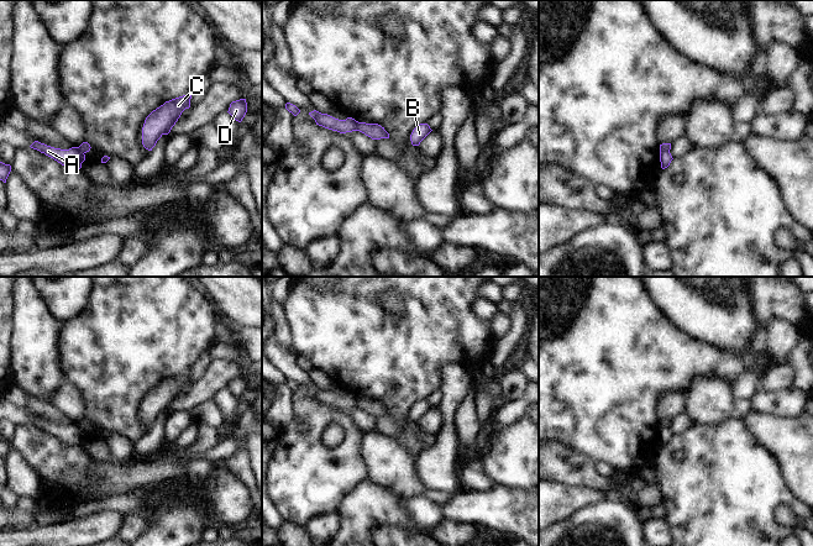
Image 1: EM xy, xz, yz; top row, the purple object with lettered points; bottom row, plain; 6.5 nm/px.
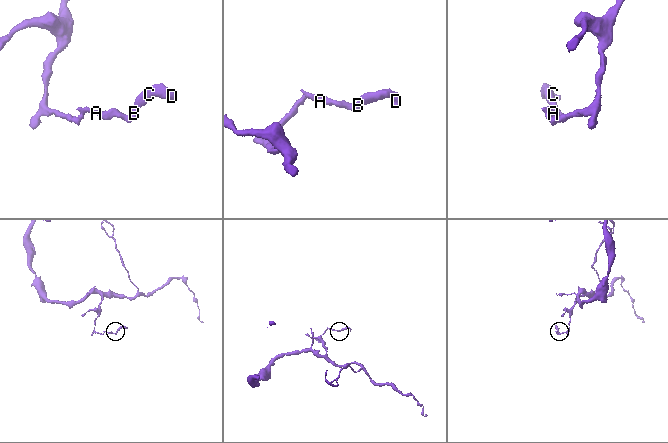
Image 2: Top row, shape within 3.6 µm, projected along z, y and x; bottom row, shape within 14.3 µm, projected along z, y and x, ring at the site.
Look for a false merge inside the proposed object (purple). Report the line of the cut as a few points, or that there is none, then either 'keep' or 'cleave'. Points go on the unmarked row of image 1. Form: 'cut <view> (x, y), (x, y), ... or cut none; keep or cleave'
cut xz (358, 399), (356, 407); cleave

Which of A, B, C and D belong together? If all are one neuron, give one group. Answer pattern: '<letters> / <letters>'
A / B C D

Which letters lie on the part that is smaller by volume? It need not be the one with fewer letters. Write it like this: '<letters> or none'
B, C, D

